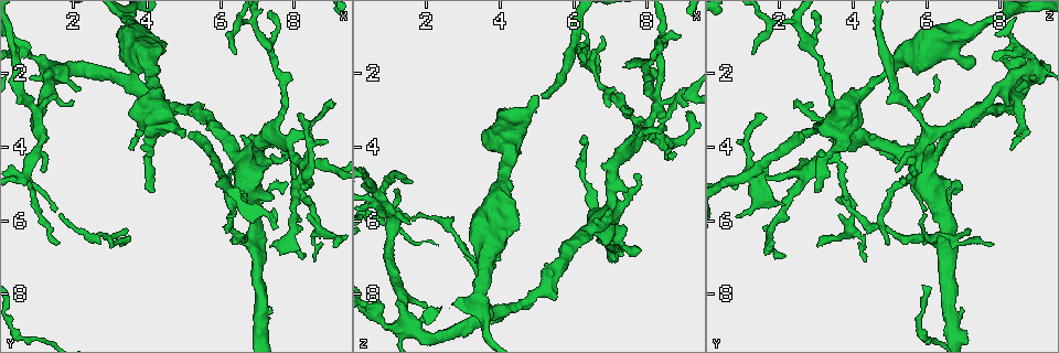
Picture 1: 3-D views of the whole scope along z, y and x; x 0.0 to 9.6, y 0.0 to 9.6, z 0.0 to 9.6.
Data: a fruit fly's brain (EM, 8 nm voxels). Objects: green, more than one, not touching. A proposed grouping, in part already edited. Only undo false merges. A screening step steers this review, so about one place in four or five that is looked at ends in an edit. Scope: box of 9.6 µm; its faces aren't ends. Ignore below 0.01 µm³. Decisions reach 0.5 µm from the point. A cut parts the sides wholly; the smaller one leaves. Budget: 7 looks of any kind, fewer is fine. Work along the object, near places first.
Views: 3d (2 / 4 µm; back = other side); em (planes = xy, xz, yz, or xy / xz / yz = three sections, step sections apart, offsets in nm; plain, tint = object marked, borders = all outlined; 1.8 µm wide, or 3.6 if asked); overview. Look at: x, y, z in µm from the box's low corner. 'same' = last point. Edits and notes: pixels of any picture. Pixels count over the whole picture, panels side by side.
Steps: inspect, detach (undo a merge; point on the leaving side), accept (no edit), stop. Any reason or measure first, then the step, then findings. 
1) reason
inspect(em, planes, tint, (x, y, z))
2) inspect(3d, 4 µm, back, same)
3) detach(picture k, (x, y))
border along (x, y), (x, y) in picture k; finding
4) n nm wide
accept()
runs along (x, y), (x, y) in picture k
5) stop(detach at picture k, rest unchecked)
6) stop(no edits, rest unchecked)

four-way junction
inspect(3d, 4 µm, (4.15, 2.65, 8.40))

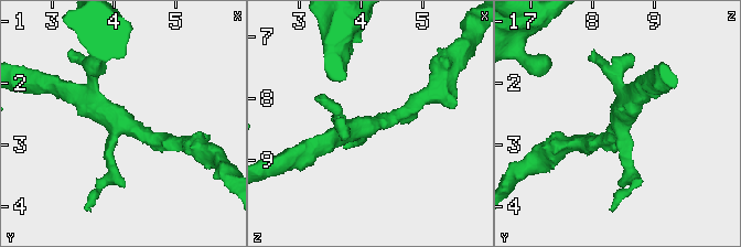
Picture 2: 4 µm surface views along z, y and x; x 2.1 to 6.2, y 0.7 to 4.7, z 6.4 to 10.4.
now the EM
inspect(em, planes, tint, (4.20, 2.60, 8.45))

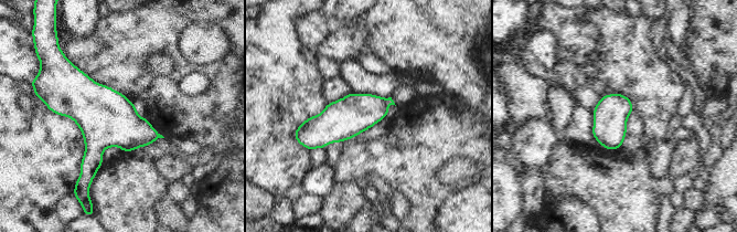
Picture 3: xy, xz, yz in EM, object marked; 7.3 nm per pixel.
260 nm wide
accept()
all the same cell

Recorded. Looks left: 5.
three arms meet
inspect(3d, 4 µm, (6.85, 6.45, 6.50))

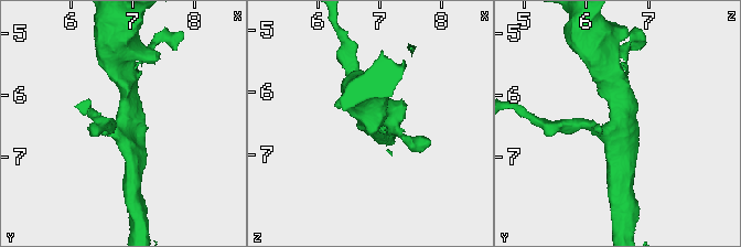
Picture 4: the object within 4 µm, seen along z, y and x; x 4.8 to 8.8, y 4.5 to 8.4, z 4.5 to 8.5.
3 arms; arms of 200, 280, 360 nm
inspect(em, planes, tint, (6.85, 6.45, 6.50))

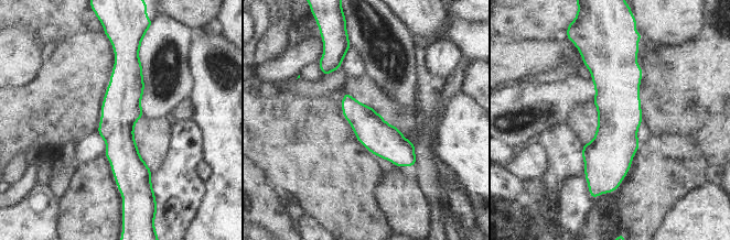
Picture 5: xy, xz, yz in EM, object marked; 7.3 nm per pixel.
240 nm wide
accept()
one cell here

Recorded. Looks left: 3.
inspect(em, planes, tint, (0.70, 4.85, 5.55))

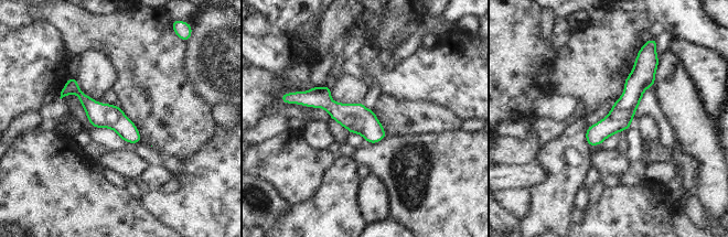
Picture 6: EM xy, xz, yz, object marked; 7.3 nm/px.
170 nm wide
accept()
runs along (646, 65), (623, 110), (591, 142) in picture 6; one cell here

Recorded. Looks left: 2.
stop(no edits, rest unchecked)

